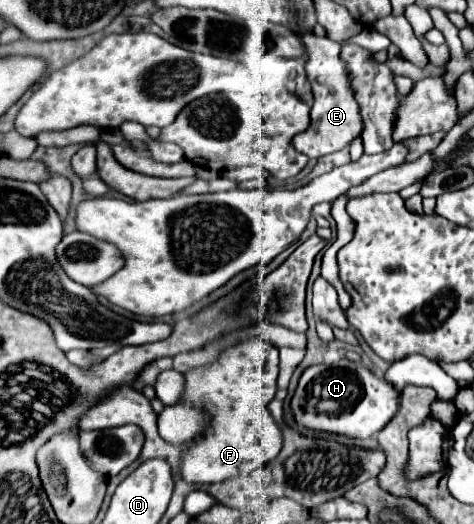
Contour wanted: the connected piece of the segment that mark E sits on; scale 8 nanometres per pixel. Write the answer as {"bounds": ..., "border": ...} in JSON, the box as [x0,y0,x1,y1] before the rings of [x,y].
{"bounds":[293,34,363,160],"border":[[[299,34],[299,36],[303,38],[309,52],[305,60],[305,70],[313,90],[313,106],[311,106],[311,126],[293,138],[293,146],[315,160],[319,156],[349,146],[363,132],[363,118],[355,102],[355,92],[349,82],[349,72],[343,60],[339,58],[341,46],[337,42],[331,42],[327,36],[325,38],[317,38],[313,34]]]}

